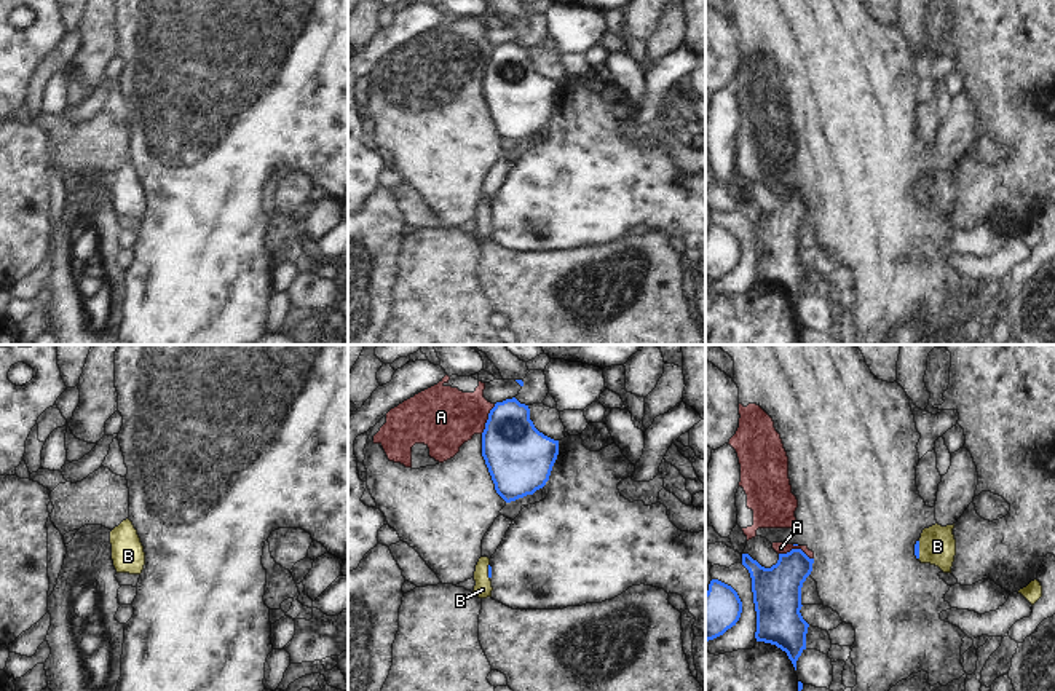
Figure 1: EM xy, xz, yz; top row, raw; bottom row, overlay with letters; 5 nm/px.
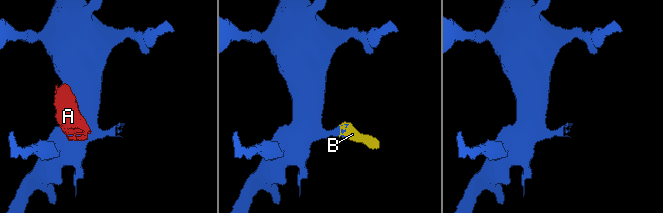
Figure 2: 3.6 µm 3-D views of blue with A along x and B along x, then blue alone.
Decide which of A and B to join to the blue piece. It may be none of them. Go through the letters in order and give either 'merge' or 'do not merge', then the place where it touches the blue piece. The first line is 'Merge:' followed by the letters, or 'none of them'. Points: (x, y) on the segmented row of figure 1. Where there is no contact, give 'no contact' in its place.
Merge: B
A: do not merge; contact yz (797, 549)
B: merge; contact yz (918, 551)

